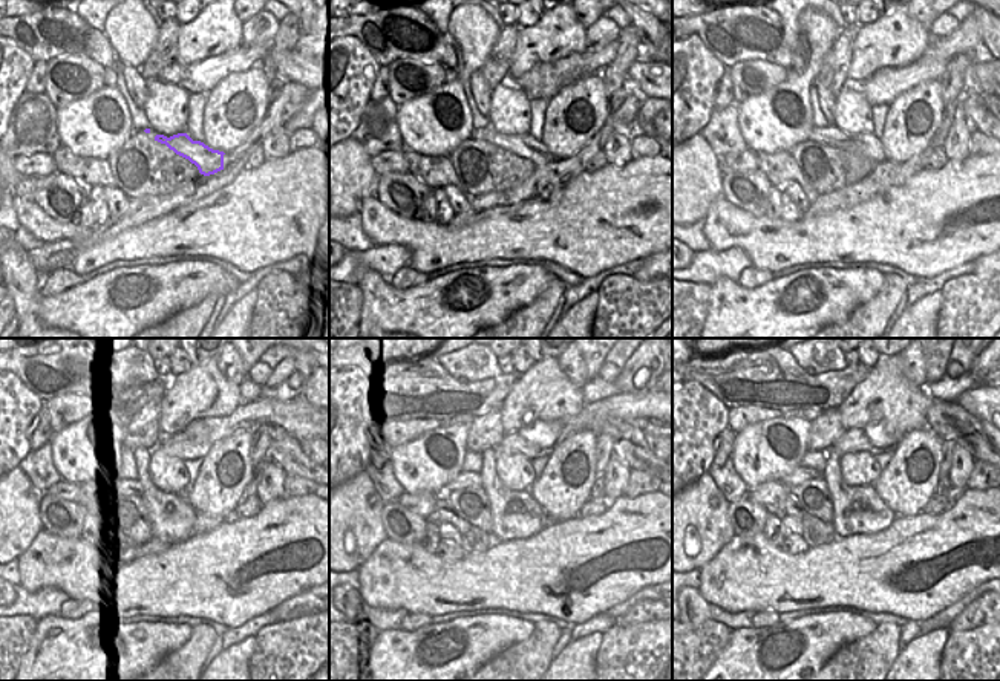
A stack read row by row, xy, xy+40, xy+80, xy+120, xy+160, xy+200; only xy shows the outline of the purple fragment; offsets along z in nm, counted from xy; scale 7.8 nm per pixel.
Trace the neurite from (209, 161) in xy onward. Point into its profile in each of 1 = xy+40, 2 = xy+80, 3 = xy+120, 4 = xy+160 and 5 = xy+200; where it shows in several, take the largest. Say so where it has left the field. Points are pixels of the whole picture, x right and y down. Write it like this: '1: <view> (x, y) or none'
1: xy+40 (526, 146)
2: xy+80 (869, 146)
3: xy+120 (130, 479)
4: xy+160 (463, 479)
5: xy+200 (801, 473)

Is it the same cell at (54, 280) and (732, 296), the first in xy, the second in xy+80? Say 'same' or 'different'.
different

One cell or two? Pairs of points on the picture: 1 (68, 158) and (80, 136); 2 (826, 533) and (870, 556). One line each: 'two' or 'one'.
1: two
2: two

